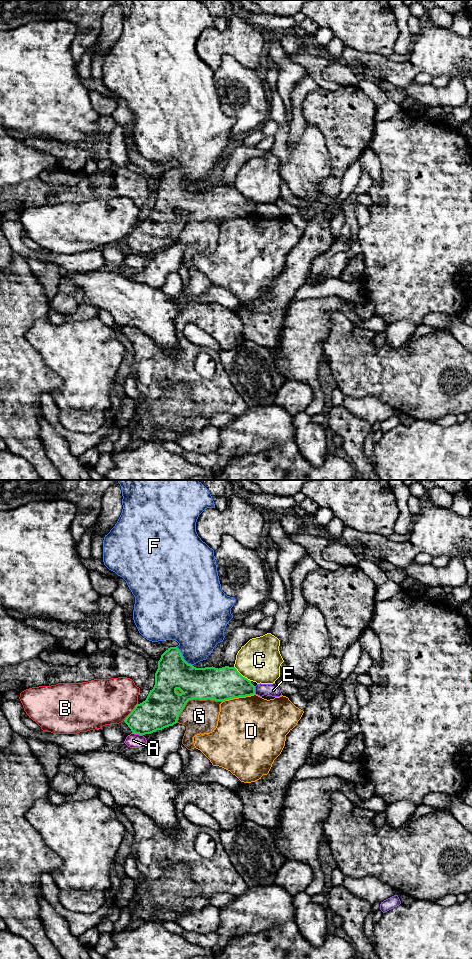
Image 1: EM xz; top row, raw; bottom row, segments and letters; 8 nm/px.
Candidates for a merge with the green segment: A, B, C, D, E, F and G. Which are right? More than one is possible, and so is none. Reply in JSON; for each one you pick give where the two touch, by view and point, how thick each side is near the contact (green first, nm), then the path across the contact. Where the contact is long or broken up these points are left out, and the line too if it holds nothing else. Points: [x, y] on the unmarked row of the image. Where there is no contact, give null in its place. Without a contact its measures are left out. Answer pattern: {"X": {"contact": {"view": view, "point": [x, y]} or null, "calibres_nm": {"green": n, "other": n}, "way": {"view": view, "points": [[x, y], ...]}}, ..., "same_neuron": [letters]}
{"same_neuron": []}

